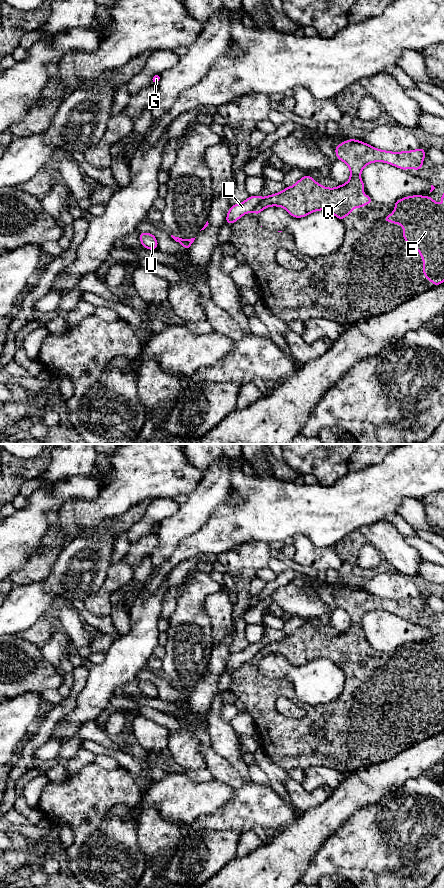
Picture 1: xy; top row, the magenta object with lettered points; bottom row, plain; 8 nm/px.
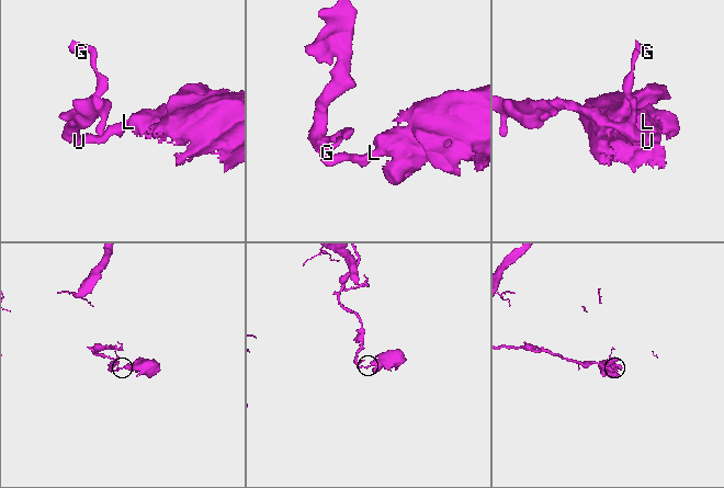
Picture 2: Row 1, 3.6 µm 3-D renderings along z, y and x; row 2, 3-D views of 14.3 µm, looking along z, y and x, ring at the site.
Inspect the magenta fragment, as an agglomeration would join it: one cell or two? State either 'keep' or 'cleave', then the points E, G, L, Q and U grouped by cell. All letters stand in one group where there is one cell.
cleave | E Q / G L U

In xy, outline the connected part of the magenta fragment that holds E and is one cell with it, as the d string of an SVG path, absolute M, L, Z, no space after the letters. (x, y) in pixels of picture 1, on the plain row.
M413 643L394 650L395 658L383 669L403 674L403 687L419 698L423 706L423 723L438 734L444 731L444 652L437 652L430 644Z

